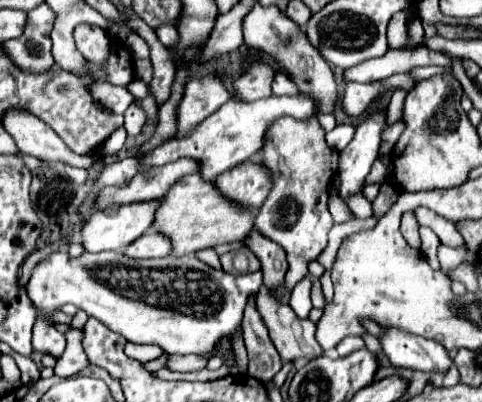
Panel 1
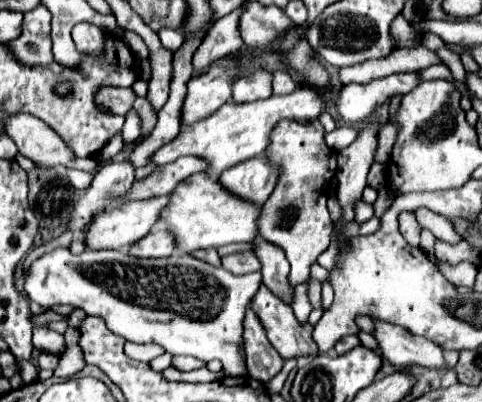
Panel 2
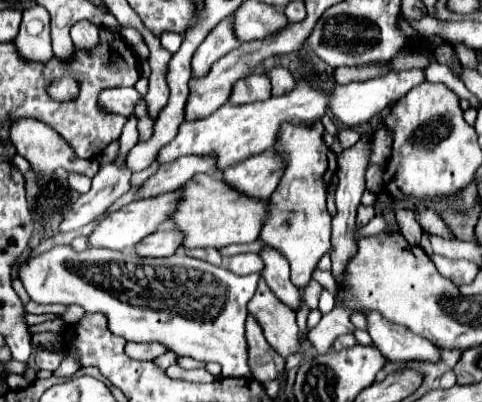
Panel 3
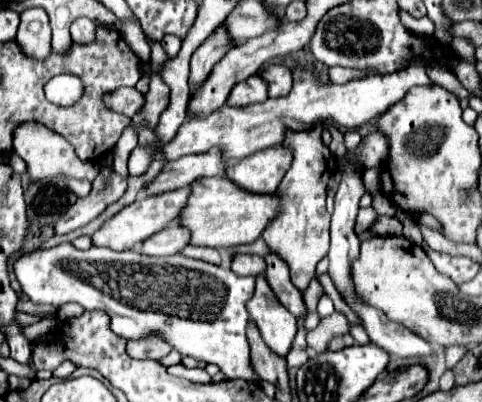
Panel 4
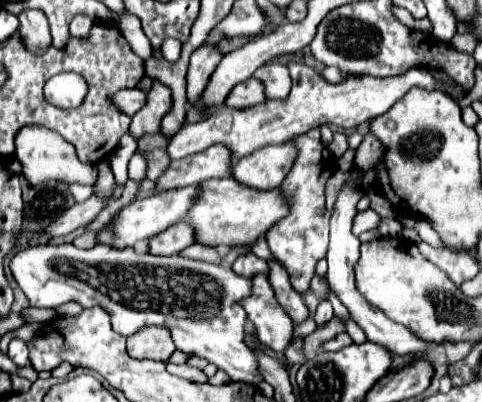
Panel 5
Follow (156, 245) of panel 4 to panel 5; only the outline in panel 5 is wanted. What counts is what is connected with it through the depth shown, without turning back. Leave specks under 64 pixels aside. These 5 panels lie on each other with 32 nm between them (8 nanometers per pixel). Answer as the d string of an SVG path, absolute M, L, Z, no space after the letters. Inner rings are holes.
M182 220L170 226L166 232L160 232L152 240L148 240L148 252L158 254L158 256L172 256L192 244L194 244L192 226L186 220Z

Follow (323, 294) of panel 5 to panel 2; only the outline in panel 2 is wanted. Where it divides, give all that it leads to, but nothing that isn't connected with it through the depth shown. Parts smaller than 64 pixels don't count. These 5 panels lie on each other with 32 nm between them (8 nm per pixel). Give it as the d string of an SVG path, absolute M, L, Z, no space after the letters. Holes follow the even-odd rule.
M310 278L310 282L308 282L308 300L310 300L312 308L320 308L320 288L322 288L322 284L318 280Z

